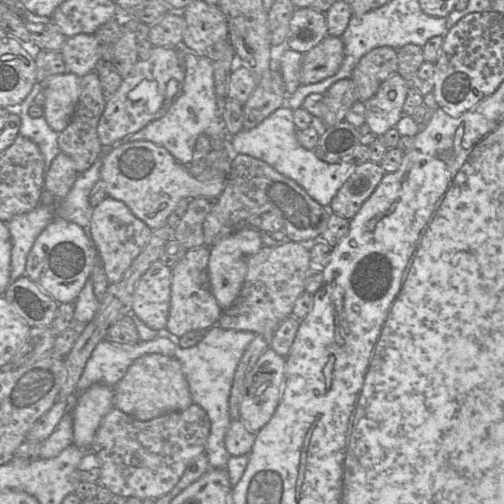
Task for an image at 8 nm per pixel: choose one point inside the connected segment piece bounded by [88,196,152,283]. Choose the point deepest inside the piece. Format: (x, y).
(118, 236)

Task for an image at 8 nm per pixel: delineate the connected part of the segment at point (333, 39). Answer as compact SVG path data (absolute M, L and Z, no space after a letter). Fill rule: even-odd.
M327 35L302 57L300 82L318 83L335 75L344 61L344 44L341 37Z

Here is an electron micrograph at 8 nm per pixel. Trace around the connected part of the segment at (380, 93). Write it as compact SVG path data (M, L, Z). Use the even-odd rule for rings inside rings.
M395 73L365 102L366 124L377 136L383 136L388 130L396 127L403 116L403 105L410 87L411 83Z

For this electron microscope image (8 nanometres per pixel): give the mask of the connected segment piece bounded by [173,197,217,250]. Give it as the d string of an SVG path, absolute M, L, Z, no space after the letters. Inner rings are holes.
M198 197L189 201L187 210L173 230L173 238L187 250L203 246L203 223L217 198Z

